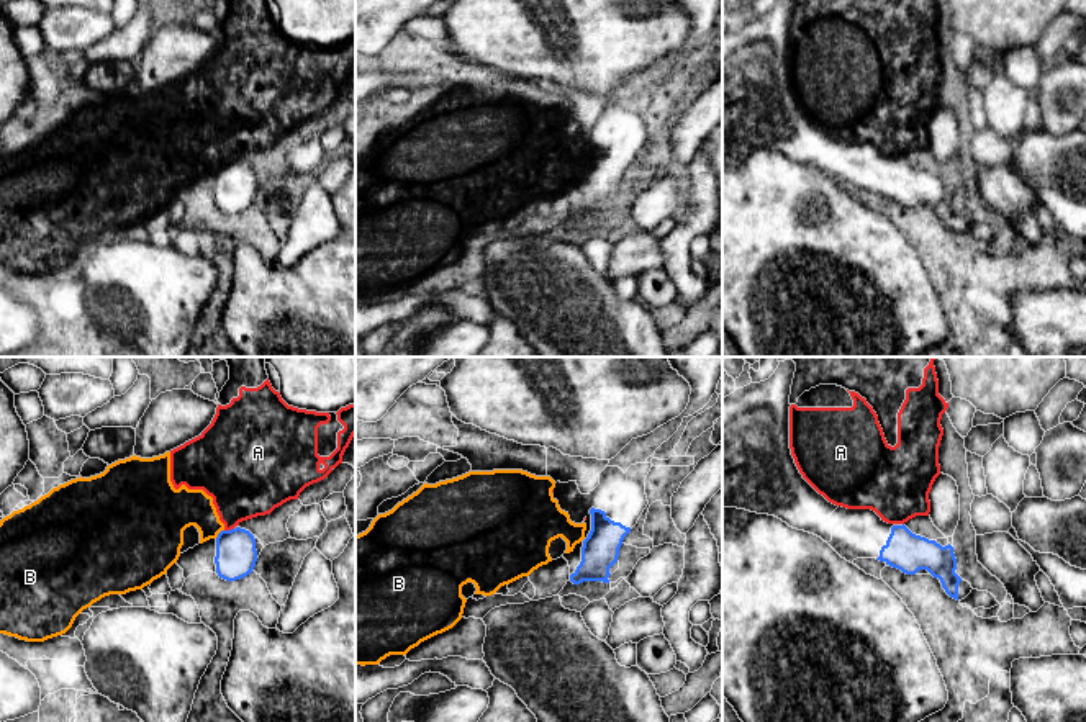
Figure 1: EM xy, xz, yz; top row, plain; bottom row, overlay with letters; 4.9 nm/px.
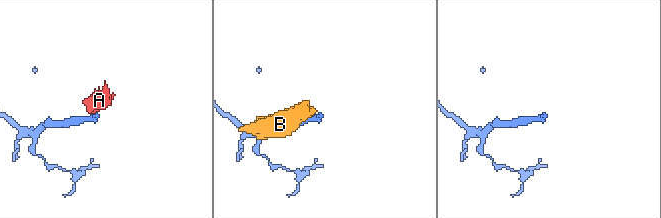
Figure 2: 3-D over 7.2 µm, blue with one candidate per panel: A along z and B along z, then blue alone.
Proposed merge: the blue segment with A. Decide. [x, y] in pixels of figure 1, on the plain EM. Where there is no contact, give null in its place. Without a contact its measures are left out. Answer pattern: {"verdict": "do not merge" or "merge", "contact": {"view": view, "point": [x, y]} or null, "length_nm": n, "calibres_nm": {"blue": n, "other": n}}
{"verdict": "do not merge", "contact": {"view": "xy", "point": [228, 164]}, "length_nm": 50, "calibres_nm": {"blue": 200, "other": 340}}

